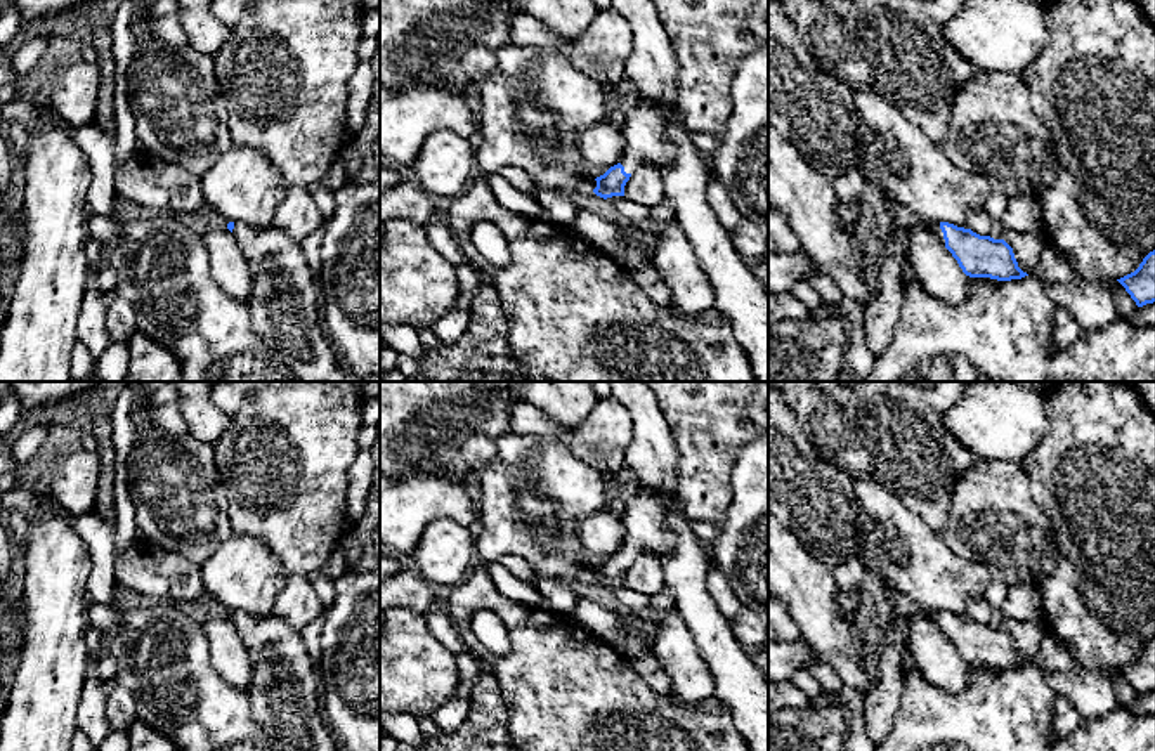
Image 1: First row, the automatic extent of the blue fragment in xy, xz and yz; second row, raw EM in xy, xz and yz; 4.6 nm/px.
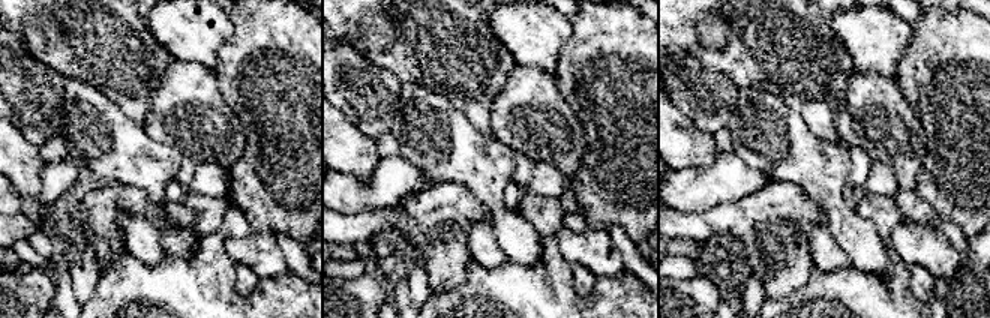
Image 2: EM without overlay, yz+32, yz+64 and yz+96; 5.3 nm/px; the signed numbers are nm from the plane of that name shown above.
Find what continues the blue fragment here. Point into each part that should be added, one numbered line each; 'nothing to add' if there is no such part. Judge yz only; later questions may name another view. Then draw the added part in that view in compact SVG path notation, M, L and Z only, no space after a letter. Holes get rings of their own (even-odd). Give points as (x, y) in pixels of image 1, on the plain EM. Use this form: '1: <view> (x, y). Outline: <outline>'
1: yz (932, 614). Outline: M916 607L921 614L924 614L928 619L931 619L942 633L945 633L945 628L943 628L943 621L940 617L940 611L924 611L924 609L919 609Z

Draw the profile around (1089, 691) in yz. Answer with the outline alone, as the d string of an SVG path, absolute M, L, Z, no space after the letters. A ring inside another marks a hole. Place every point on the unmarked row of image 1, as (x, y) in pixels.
M1075 664L1068 669L1049 669L1044 678L1054 697L1070 701L1084 722L1105 718L1119 708L1113 685L1105 669Z

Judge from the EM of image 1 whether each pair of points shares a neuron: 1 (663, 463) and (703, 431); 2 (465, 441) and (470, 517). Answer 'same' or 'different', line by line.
1: different
2: different

